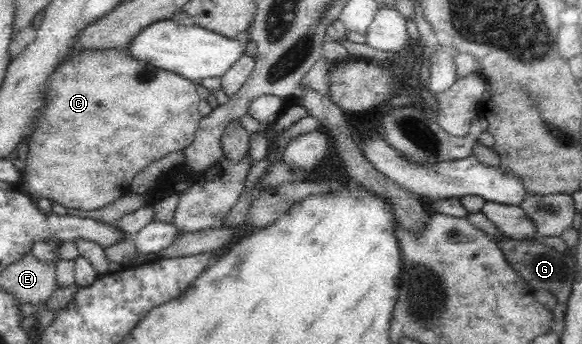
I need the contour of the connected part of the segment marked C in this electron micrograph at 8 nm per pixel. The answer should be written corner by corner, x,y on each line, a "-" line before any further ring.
88,49
74,52
73,55
70,55
58,67
57,71
49,77
49,81
45,84
45,95
44,99
41,100
41,109
39,110
41,111
41,115
37,117
37,127
32,129
32,135
30,135
29,142
27,143
29,145
29,151
26,159
26,167
21,171
21,190
34,195
37,199
50,199
52,202
60,203
60,205
64,205
64,207
70,209
84,209
84,211
102,209
105,205
110,205
110,203
116,201
120,192
127,192
133,181
132,179
144,167
148,167
152,161
158,161
158,159
166,157
172,151
182,151
182,149
186,149
194,141
196,129
203,119
198,111
200,101
195,83
183,82
182,77
177,74
154,67
147,62
133,59
129,55
129,51
118,49
106,49
104,51

